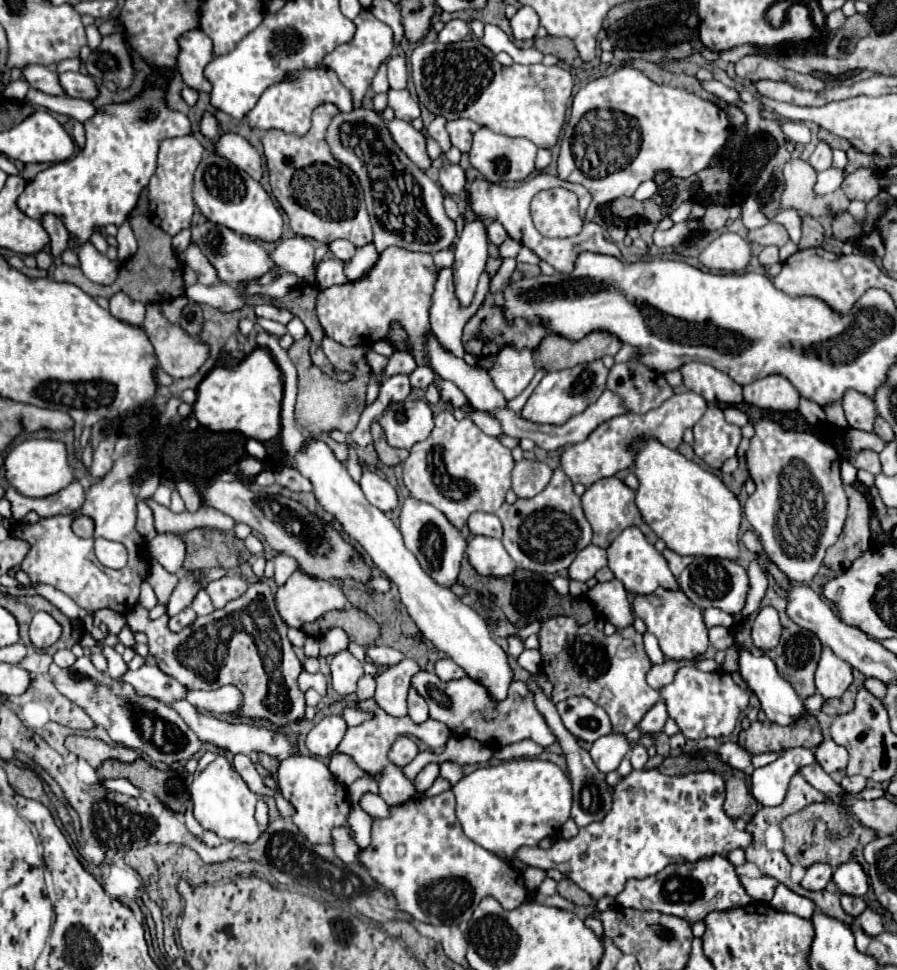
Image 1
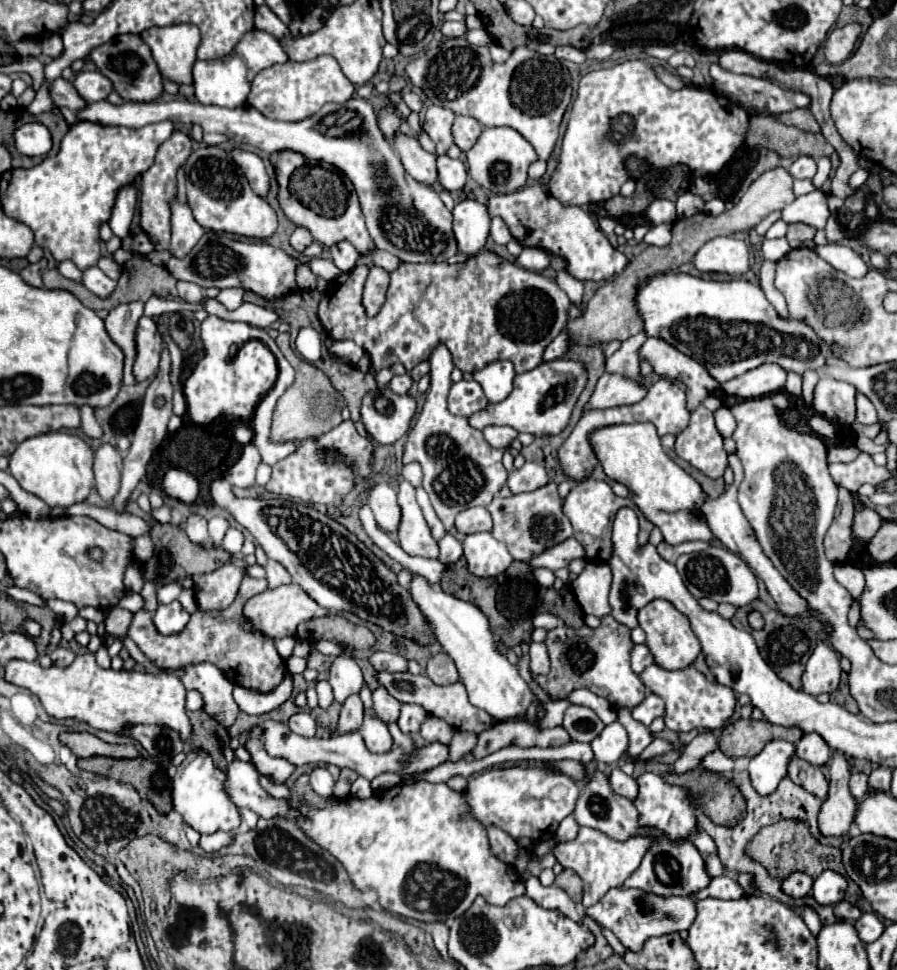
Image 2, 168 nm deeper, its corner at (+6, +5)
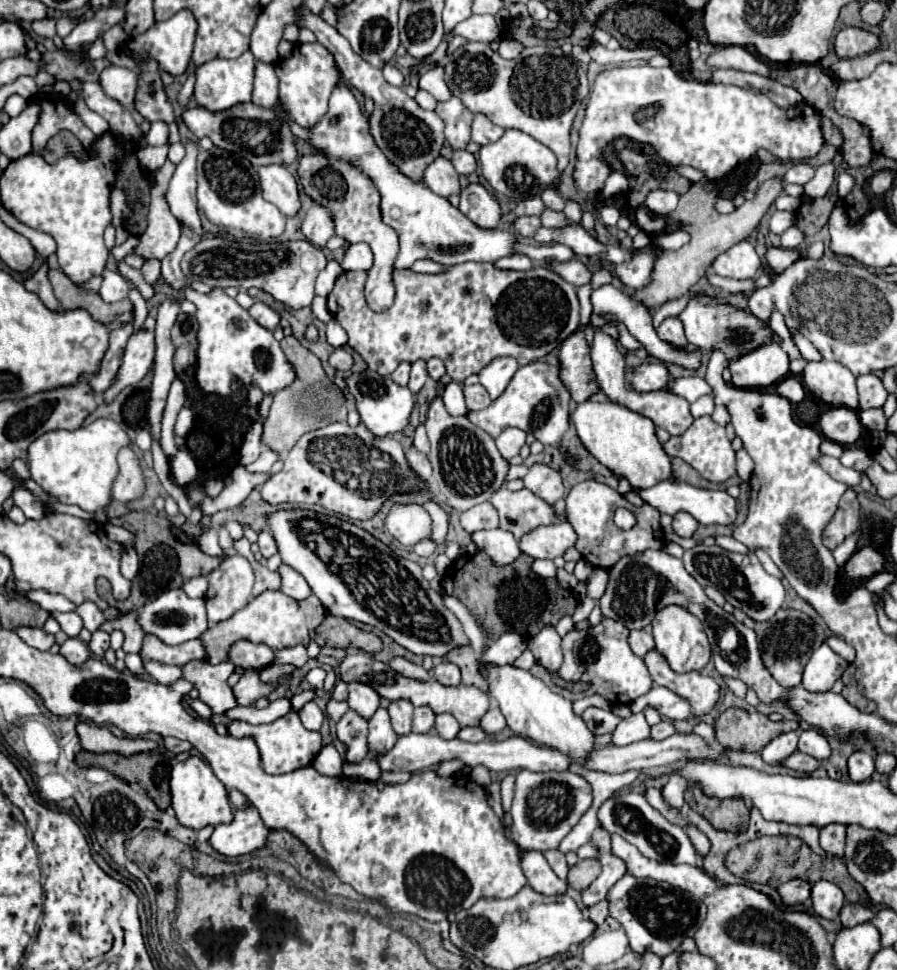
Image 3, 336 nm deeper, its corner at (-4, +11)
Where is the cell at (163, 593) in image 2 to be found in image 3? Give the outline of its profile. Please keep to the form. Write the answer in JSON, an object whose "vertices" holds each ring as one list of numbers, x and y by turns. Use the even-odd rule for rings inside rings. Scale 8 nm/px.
{"vertices":[[196,577,196,579,188,581,188,583,184,583,182,589,186,591,188,597,200,599,200,597,204,597,206,591,208,591,208,579,206,579,206,577]]}

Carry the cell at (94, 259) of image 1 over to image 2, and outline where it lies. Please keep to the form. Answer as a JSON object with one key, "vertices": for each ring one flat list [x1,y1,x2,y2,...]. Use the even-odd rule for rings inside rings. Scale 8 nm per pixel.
{"vertices":[[88,267,84,273,82,273,82,283,98,297,108,297,112,291,114,291,114,285,116,281,112,281,102,269,98,267]]}

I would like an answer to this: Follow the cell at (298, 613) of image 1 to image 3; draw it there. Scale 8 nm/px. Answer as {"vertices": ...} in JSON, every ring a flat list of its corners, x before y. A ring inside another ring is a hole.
{"vertices":[[264,591,262,595,254,597,242,611,234,613,228,621,220,621,214,627,210,627,202,637,202,647,206,651,206,661,210,665,218,665,222,661,228,661,228,649,232,643,246,639,252,643,264,643,272,647,274,651,284,647,296,647,310,643,310,631,314,631,326,617,326,611,322,603,312,595,306,601,296,603,294,599,288,599,280,591]]}

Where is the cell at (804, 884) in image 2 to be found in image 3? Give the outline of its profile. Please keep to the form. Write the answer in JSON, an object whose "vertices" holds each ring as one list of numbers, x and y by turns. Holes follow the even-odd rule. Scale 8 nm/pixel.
{"vertices":[[792,879,784,885,778,887,778,893,782,897,782,903,786,907,792,907,792,905,798,905,798,903,806,903,808,897,810,897,810,883,804,883,800,879]]}

